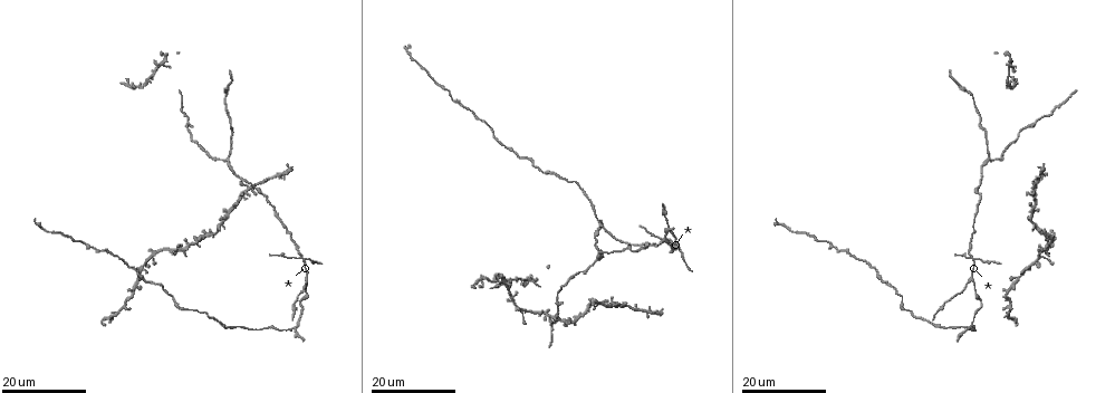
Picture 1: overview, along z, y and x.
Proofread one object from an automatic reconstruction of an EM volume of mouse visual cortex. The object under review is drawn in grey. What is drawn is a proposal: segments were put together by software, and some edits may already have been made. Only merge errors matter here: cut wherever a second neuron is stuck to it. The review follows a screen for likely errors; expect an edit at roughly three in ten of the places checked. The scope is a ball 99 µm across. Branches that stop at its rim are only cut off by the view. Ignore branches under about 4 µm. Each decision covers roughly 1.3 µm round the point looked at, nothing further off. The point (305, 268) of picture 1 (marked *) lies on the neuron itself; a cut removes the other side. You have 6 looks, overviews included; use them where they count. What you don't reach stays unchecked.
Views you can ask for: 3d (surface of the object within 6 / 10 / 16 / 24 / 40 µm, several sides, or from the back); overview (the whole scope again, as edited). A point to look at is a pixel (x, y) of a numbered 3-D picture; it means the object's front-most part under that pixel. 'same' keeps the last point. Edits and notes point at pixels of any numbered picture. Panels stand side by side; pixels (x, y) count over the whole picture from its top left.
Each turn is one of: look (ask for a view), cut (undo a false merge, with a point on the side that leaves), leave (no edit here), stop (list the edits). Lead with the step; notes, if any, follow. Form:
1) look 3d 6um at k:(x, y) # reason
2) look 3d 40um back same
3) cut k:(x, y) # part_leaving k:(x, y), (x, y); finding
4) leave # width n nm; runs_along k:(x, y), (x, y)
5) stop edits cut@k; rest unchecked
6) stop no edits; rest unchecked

look 3d 24um at 1:(228, 158) # arms part here

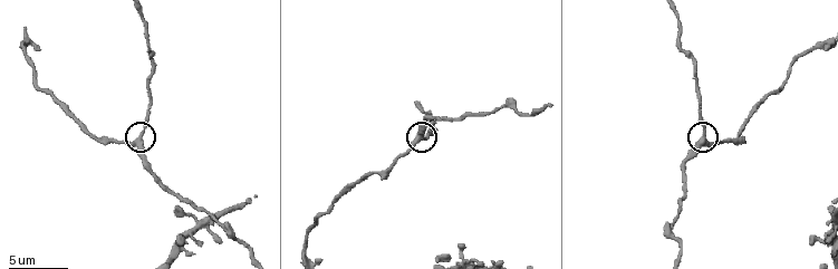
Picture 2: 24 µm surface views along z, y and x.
look 3d 6um at 2:(136, 143)

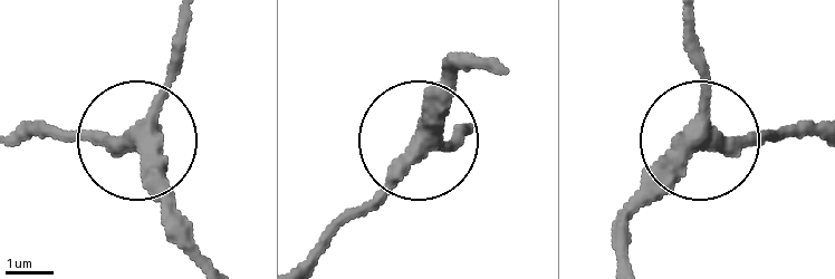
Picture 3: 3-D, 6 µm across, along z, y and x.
leave # width 330 nm; runs_along 3:(207, 256), (138, 135), (190, 19); one neuron here

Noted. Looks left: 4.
look 3d 10um at 2:(742, 138)

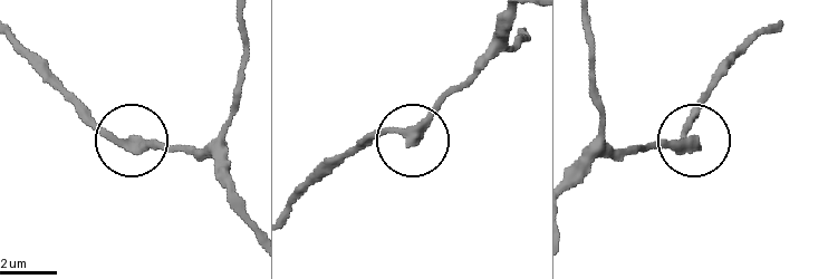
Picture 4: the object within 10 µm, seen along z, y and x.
leave # runs_along 4:(577, 176), (606, 155), (690, 143), (685, 126), (692, 107); one neuron here

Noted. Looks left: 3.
look 3d 10um at 2:(24, 36) # sudden change in width

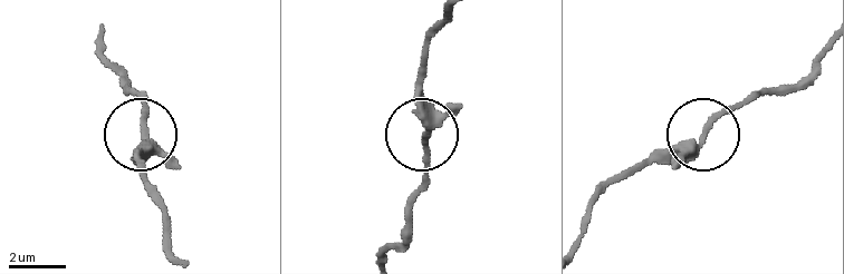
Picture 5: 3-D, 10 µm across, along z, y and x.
leave # runs_along 5:(169, 244), (162, 202), (143, 177), (137, 89); one neuron here

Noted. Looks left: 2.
stop no edits; rest unchecked

